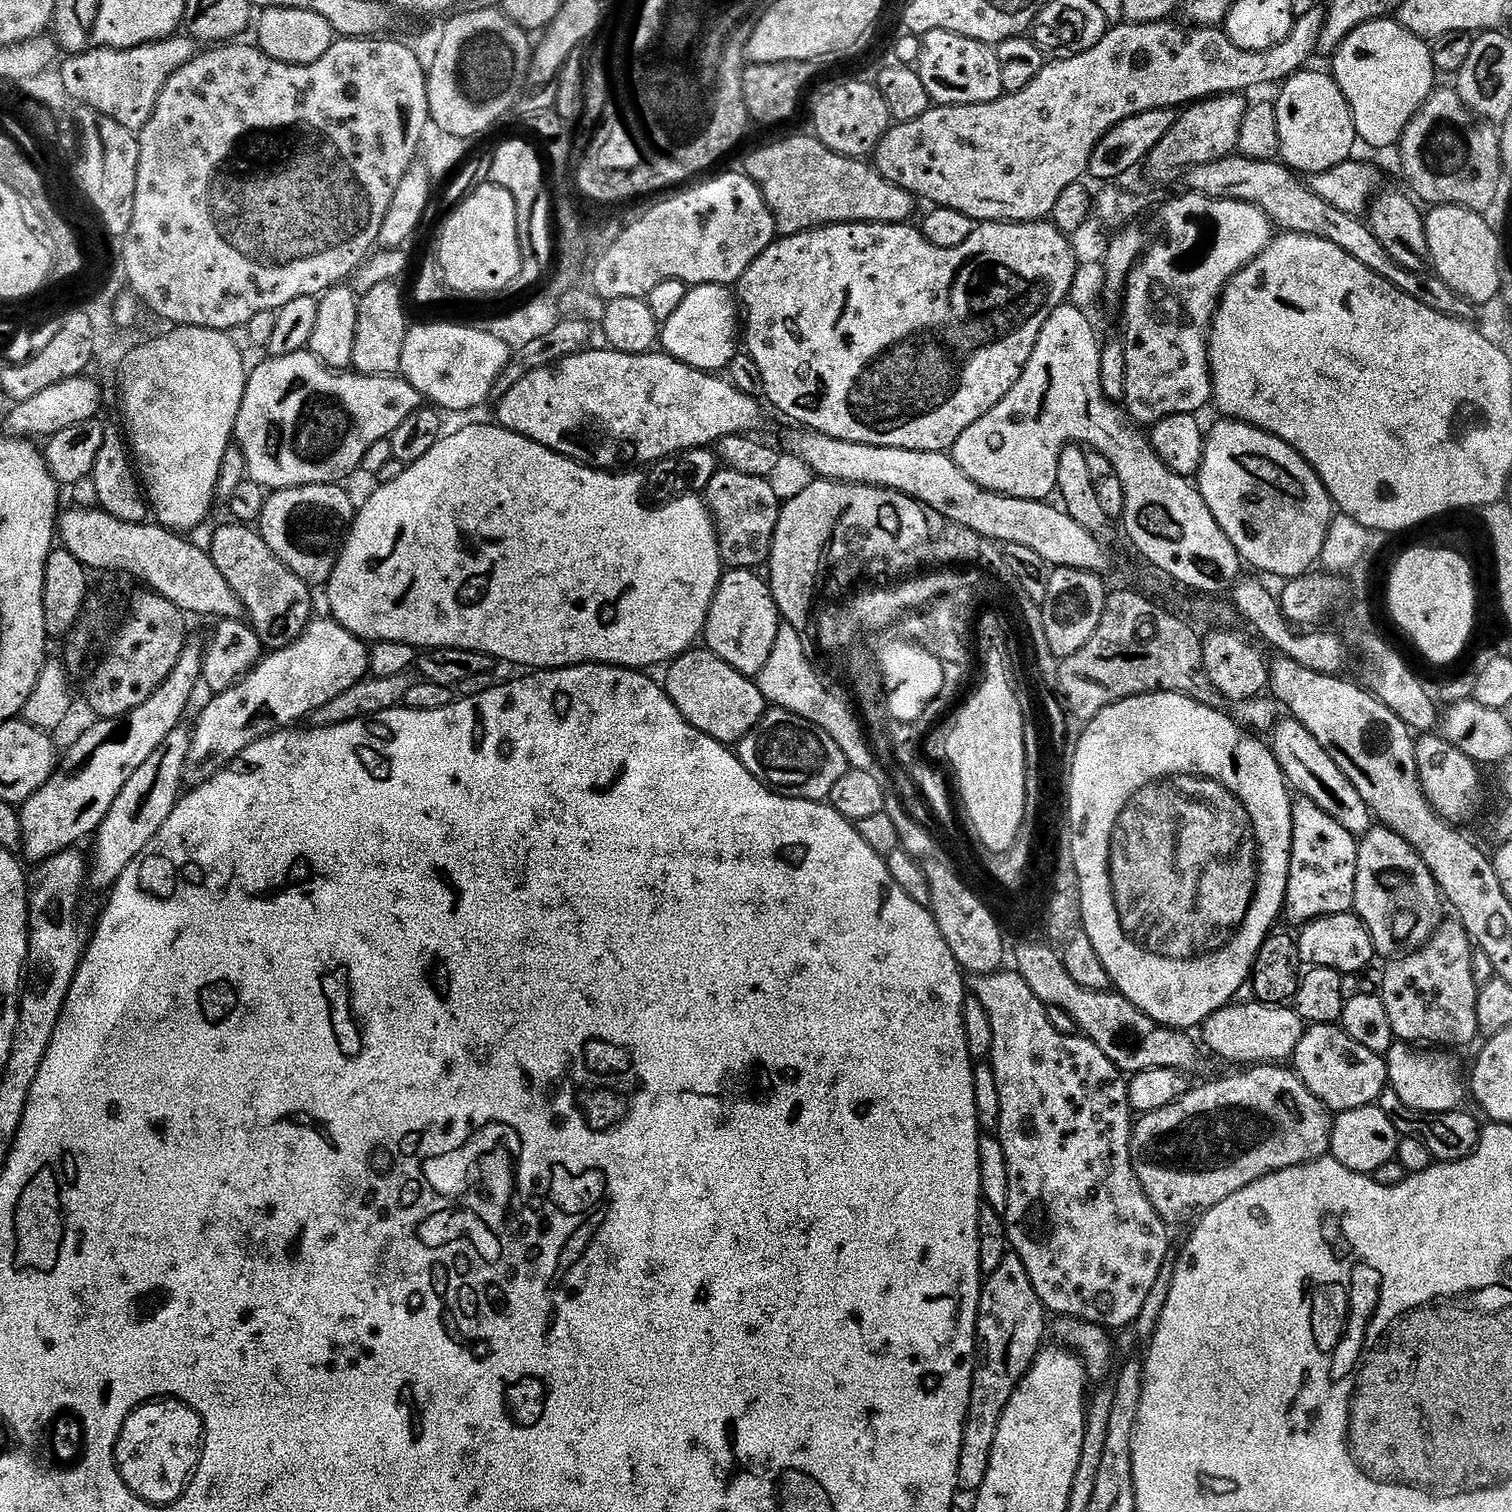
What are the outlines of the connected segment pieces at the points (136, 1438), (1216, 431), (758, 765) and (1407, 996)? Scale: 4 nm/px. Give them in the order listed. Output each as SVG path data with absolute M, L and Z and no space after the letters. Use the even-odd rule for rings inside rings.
M132 1394L132 1428L126 1430L116 1428L116 1444L118 1444L116 1470L120 1486L130 1483L122 1472L122 1452L136 1452L136 1480L131 1481L136 1490L141 1492L142 1496L154 1500L161 1500L164 1496L176 1498L180 1494L180 1488L188 1486L188 1480L182 1474L188 1468L187 1462L190 1462L190 1458L196 1464L203 1465L203 1453L206 1451L207 1441L206 1423L204 1412L190 1406L187 1401L182 1401L182 1398ZM167 1468L168 1474L164 1476Z
M1220 418L1204 440L1204 449L1200 452L1198 491L1226 538L1230 538L1236 547L1241 561L1247 567L1249 564L1257 568L1252 569L1257 573L1269 572L1281 578L1297 571L1296 563L1303 558L1308 539L1312 536L1312 515L1316 512L1316 500L1323 501L1326 496L1320 475L1285 440L1263 432L1252 424L1243 424L1231 418Z
M765 707L762 718L741 738L738 755L754 778L776 790L796 790L825 767L829 745L820 729L785 708Z
M1451 923L1442 925L1433 934L1429 948L1394 961L1384 972L1384 989L1379 989L1378 995L1386 1010L1389 1029L1401 1041L1448 1046L1444 1044L1464 1040L1476 1028L1478 983L1472 977L1474 948L1464 925Z

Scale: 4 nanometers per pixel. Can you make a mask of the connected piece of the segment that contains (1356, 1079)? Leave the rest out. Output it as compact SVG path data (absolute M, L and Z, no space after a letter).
M1312 1024L1299 1034L1292 1050L1290 1063L1296 1067L1296 1076L1309 1097L1322 1101L1329 1109L1357 1108L1369 1099L1368 1091L1382 1076L1382 1060L1367 1044L1354 1042L1344 1029L1331 1024Z

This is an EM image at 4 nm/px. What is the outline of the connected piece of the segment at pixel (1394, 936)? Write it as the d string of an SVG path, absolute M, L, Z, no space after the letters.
M1372 826L1363 839L1356 850L1356 868L1350 885L1356 903L1354 911L1377 945L1404 940L1415 930L1424 903L1437 891L1436 881L1419 854L1389 828Z

